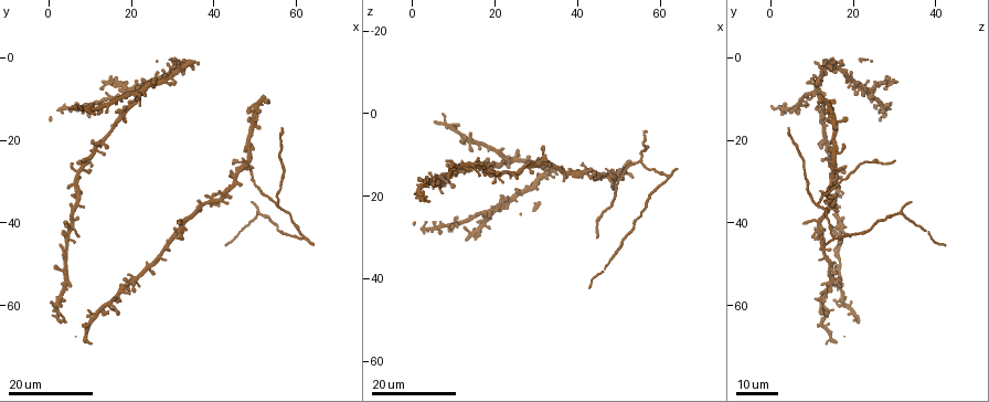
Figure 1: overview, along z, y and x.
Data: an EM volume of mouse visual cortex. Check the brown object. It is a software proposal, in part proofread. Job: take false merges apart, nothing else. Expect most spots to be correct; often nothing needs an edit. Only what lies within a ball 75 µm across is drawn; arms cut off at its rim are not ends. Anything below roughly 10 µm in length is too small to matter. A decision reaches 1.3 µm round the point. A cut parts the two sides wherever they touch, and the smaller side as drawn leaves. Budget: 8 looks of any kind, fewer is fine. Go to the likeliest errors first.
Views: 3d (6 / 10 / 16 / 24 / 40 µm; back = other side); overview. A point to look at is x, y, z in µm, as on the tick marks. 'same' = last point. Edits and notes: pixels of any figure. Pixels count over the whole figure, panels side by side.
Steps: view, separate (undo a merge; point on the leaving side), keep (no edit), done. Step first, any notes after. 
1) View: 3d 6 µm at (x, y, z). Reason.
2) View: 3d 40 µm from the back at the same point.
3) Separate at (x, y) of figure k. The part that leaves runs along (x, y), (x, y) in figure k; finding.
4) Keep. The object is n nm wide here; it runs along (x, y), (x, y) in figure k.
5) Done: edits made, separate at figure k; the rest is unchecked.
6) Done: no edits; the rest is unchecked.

View: 3d 16 µm at (49.0, 28.0, 19.0).

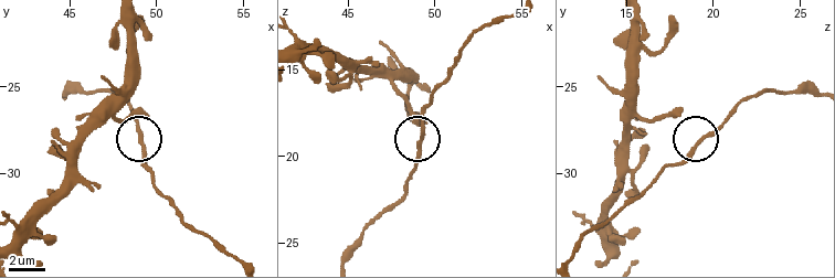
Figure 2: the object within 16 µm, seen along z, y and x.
View: 3d 6 µm at (49.2, 28.2, 19.2).

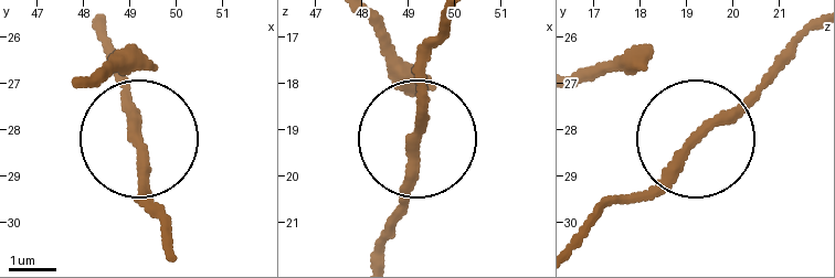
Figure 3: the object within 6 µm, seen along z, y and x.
Keep. It runs along (582, 72), (630, 72), (701, 135), (792, 52) in figure 3; all the same neuron.

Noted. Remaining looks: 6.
View: 3d 24 µm at (55.5, 35.5, 11.5). Two arms in line, one across.

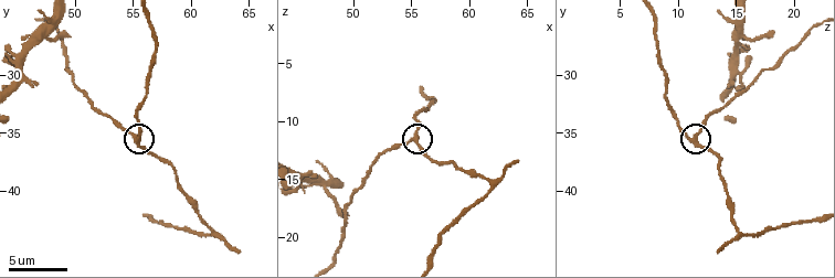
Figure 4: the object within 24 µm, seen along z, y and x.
View: 3d 10 µm at (55.4, 35.8, 11.4). Zoom in.

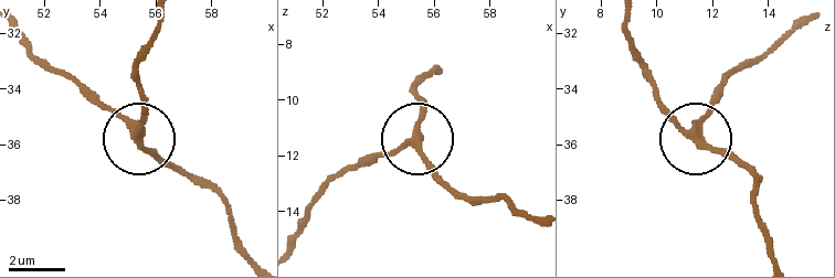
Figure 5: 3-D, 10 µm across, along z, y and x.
Keep. It runs along (20, 36), (134, 131), (143, 115), (138, 82) in figure 5; all the same neuron.

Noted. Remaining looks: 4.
View: 3d 6 µm at (47.4, 26.4, 15.6).

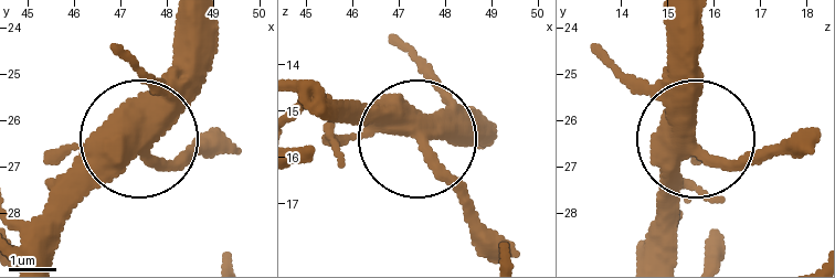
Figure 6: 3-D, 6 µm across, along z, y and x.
View: 3d 6 µm from the back at (47.55, 26.45, 15.55).

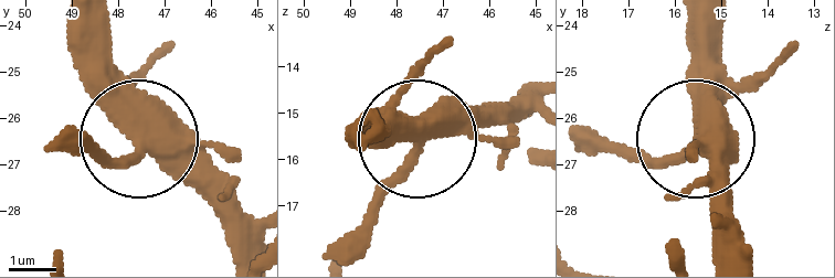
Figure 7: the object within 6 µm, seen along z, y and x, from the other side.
Keep. The object is 460 nm wide here; it runs along (254, 247), (147, 152), (124, 105), (69, 50) in figure 7; one neuron here.

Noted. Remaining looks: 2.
View: 3d 24 µm at (50.0, 38.0, 32.0).

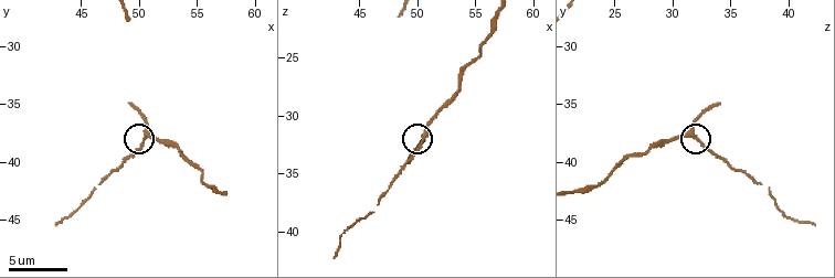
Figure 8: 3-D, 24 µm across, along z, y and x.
View: 3d 10 µm at (50.6, 37.6, 32.0). Zoom in.

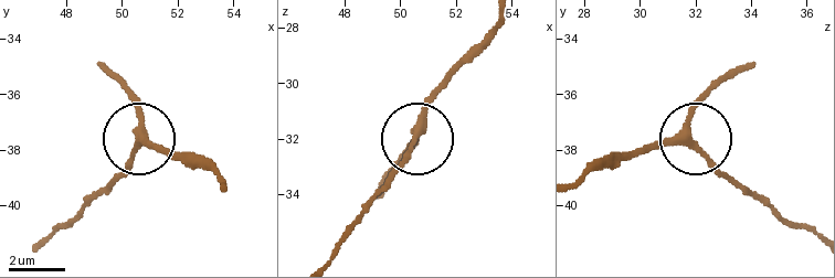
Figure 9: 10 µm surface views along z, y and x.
Keep. It runs along (503, 21), (434, 99), (410, 157), (387, 182) in figure 9; all the same neuron.

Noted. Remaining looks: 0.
Done: no edits; the rest is unchecked.

